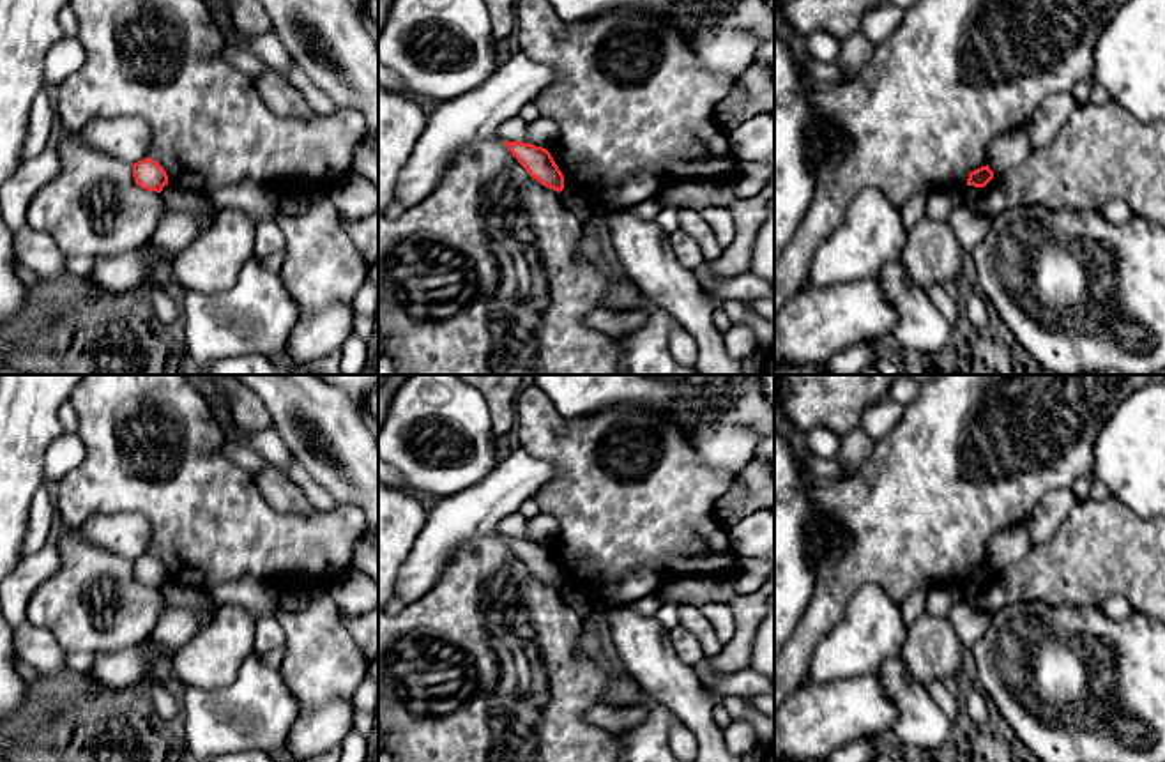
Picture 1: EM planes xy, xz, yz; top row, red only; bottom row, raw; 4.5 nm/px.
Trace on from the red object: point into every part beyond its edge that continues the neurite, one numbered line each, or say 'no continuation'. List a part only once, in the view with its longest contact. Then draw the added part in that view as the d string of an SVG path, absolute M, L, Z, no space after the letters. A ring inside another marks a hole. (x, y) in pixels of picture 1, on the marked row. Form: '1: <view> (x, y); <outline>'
no continuation

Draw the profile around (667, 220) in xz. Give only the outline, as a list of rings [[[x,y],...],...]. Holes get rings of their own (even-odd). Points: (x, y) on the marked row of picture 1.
[[[663,207],[656,217],[654,223],[665,232],[665,233],[674,233],[679,230],[679,209],[677,207]]]

